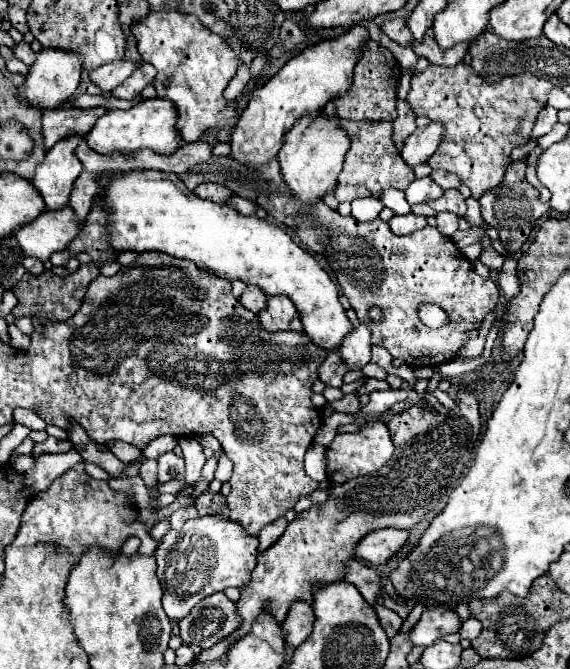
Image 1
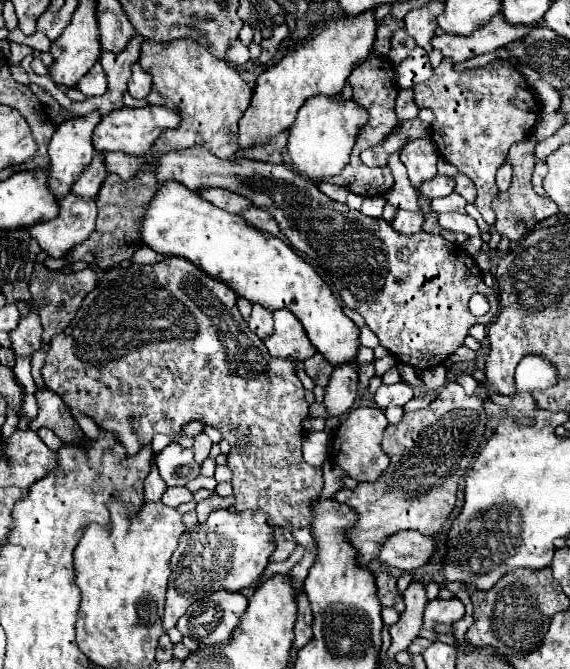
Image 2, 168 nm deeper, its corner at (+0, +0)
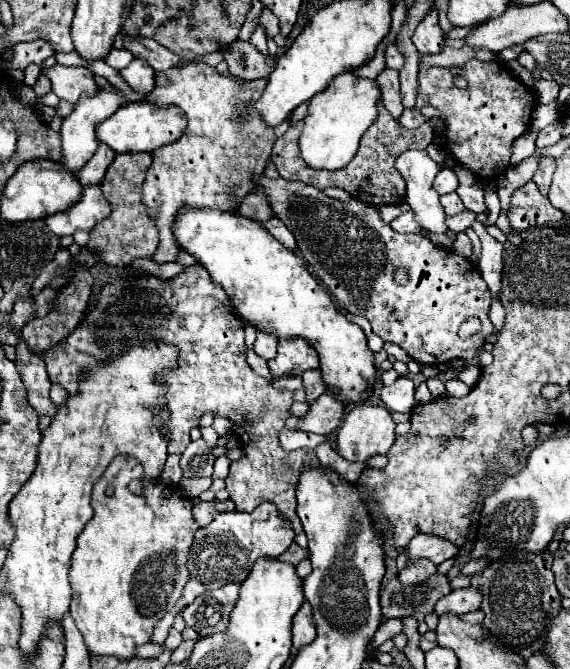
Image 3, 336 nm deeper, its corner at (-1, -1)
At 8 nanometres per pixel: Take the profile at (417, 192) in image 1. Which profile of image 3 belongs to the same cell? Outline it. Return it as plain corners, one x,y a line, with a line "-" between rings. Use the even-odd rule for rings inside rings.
448,167
440,169
438,175
436,175
436,179
434,179
434,189
436,189
440,195
444,195
444,193
456,191
456,187
458,187
458,177
456,177
456,173
454,173
452,169
448,169

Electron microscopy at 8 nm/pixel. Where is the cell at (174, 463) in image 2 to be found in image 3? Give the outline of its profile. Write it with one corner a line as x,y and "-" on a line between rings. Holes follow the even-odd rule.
204,439
192,441
180,459
180,467
184,471
184,477
212,477
212,467
214,467
214,453
206,445

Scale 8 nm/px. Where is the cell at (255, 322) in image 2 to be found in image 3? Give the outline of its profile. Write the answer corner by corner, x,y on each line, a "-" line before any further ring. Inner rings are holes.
258,331
258,339
256,339
256,343
254,343
254,351
256,351
258,357
262,357
262,359
266,359
266,361
274,359
276,345
278,345
278,341
276,341
272,335

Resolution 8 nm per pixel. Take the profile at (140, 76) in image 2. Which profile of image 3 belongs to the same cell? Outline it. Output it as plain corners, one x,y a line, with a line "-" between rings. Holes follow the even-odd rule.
134,57
130,61
128,67
120,69
120,75
124,77
124,81
138,93
150,93
154,89
154,69
150,69
150,65
146,61
142,61
140,57

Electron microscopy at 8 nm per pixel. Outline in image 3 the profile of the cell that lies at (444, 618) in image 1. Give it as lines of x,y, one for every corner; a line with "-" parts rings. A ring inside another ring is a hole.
466,587
466,589
456,589
450,595
442,597
436,605
436,615
442,613
454,613
454,615
464,615
470,611
476,611
482,603
482,593
478,593
476,587

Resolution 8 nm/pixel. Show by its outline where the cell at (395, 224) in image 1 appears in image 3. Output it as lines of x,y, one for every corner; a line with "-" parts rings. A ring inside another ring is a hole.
406,211
406,213
398,215
398,217
390,223
390,227
392,227
394,231
398,231
398,233
418,233
418,231
422,231
422,227
420,227
418,221
414,219
414,213
412,213
412,211

